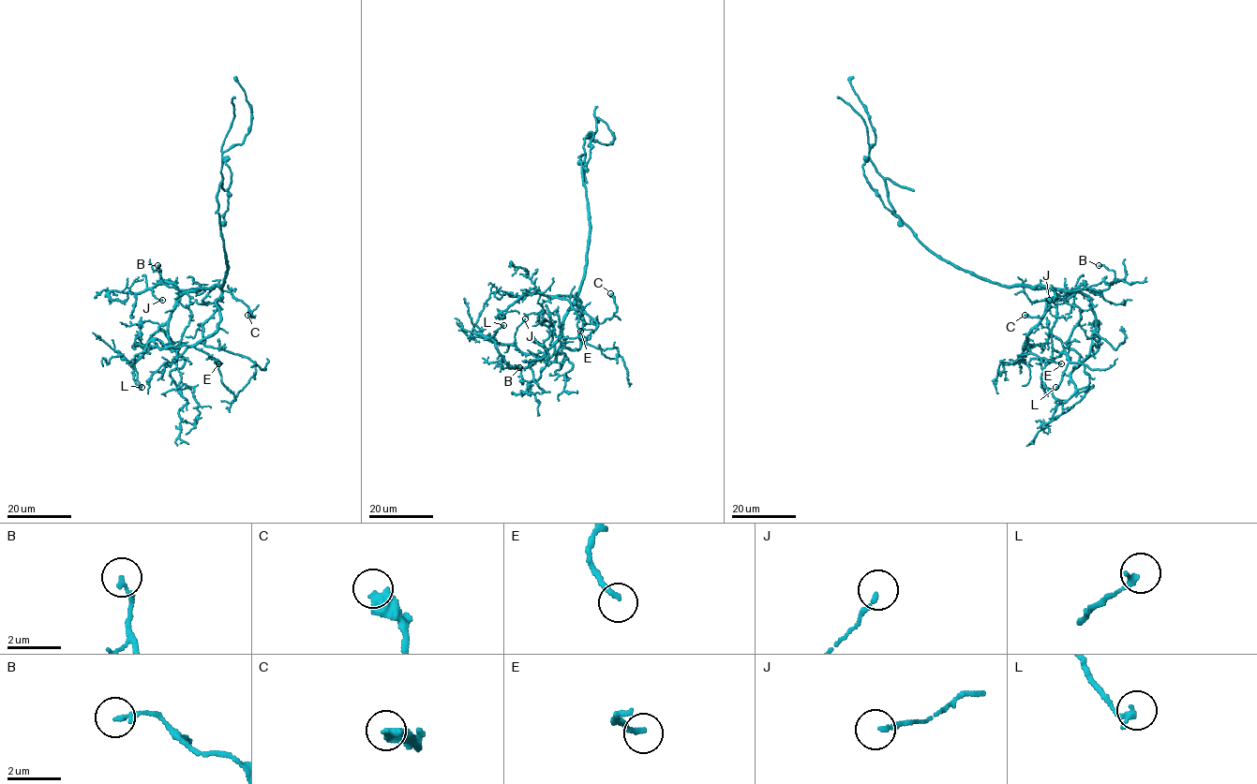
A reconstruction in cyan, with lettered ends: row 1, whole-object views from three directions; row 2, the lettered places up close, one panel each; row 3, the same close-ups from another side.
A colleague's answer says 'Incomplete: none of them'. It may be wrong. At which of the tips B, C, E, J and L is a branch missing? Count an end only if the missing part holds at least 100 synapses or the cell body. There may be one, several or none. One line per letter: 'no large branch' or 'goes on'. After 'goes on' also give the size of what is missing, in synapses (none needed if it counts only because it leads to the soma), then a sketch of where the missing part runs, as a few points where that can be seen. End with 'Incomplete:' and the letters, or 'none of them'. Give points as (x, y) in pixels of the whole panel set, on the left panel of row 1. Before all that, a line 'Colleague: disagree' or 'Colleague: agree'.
Colleague: agree
B: no large branch
C: no large branch
E: no large branch
J: no large branch
L: no large branch
Incomplete: none of them

